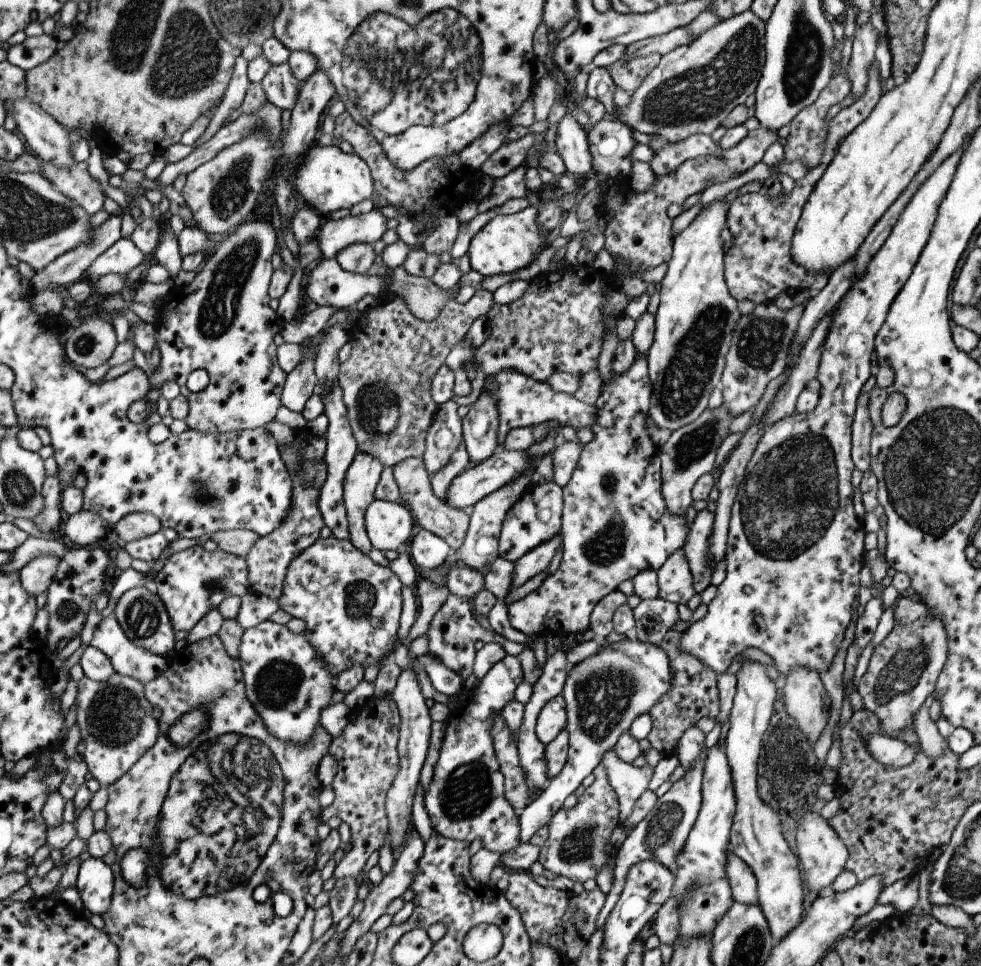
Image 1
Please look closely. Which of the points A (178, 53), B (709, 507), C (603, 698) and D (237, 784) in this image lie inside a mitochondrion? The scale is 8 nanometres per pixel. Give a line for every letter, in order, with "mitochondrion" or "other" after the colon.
A: mitochondrion
B: other
C: mitochondrion
D: mitochondrion

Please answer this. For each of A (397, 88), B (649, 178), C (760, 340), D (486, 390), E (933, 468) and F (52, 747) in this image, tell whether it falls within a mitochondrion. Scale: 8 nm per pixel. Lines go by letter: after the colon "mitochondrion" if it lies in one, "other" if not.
A: mitochondrion
B: other
C: mitochondrion
D: other
E: mitochondrion
F: other

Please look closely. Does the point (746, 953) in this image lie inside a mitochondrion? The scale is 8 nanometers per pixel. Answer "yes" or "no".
yes

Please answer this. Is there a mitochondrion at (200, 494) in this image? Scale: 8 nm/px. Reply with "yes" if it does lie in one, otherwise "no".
yes

